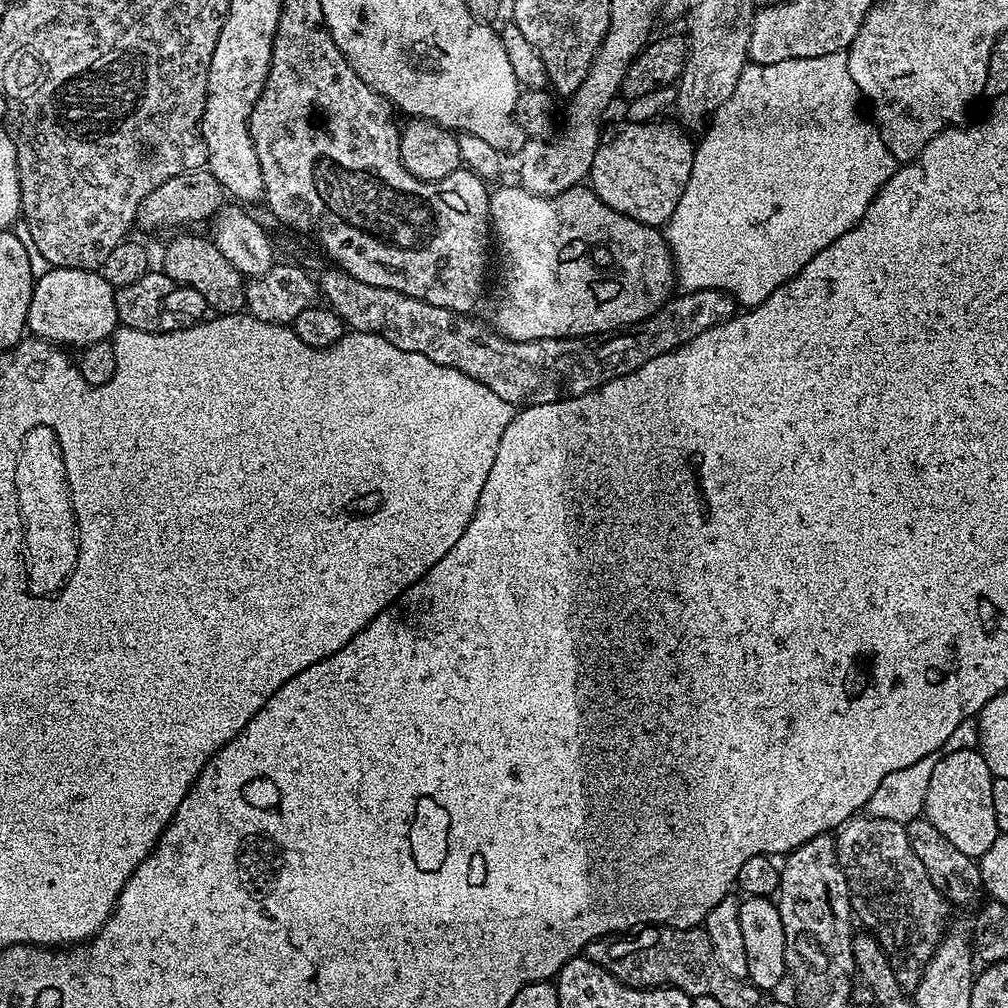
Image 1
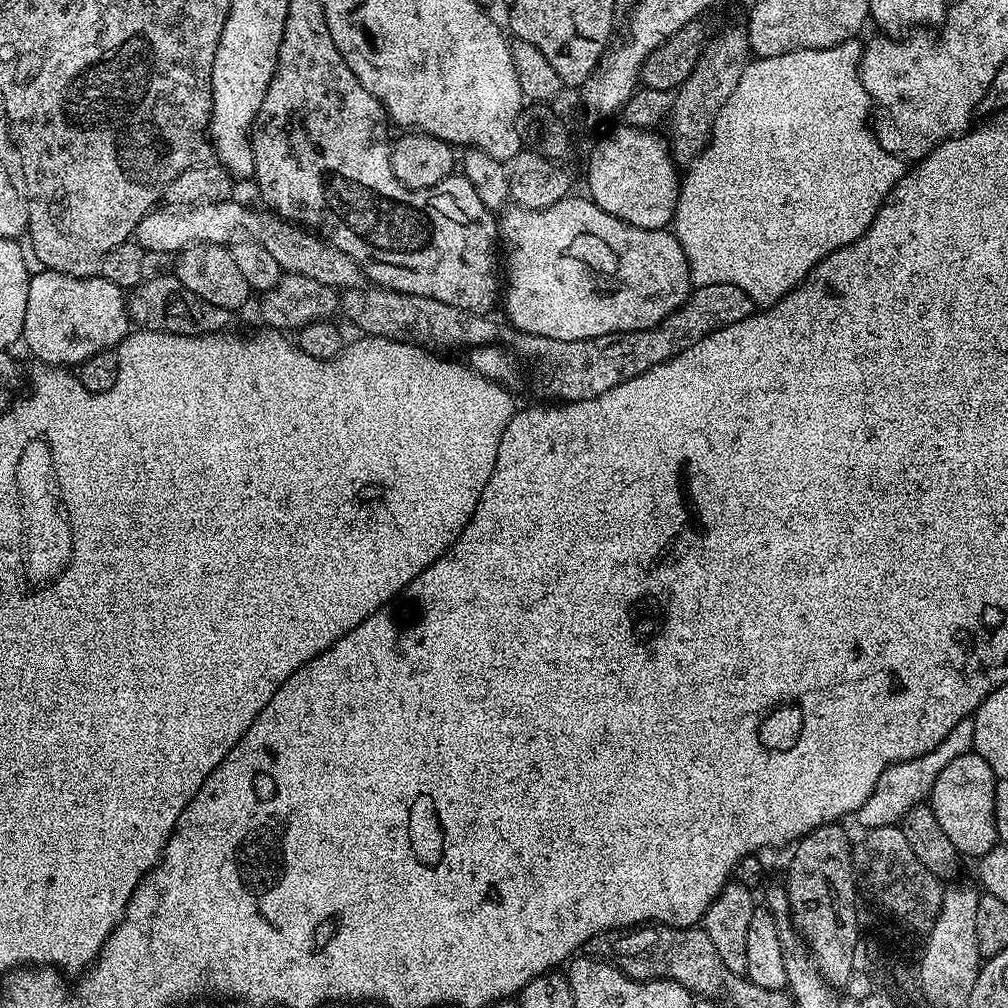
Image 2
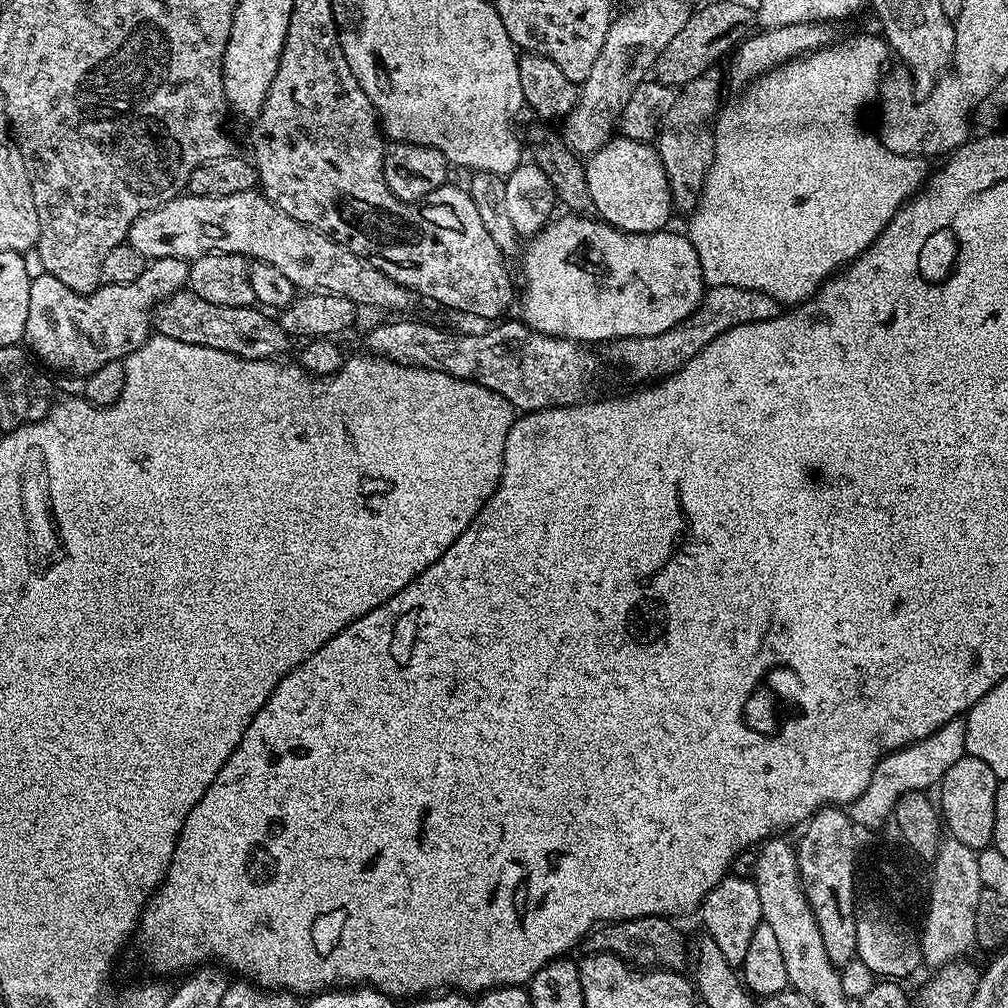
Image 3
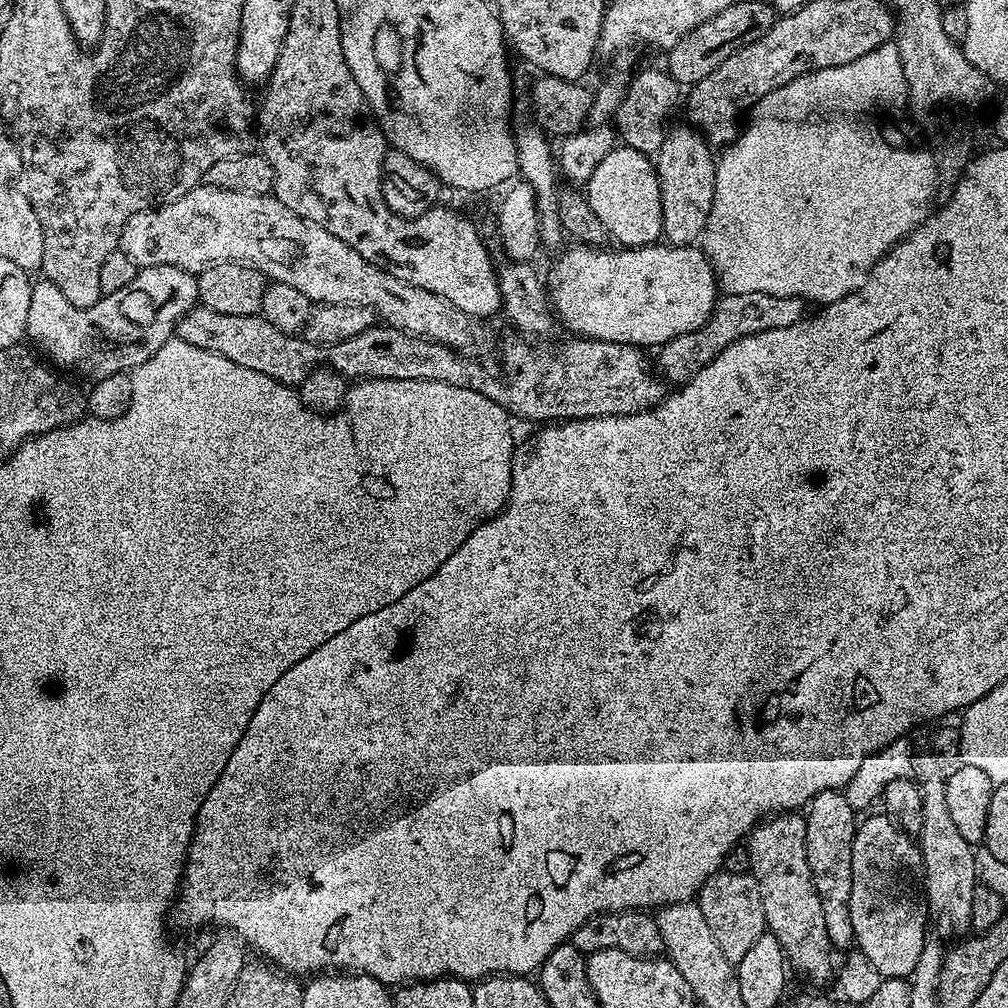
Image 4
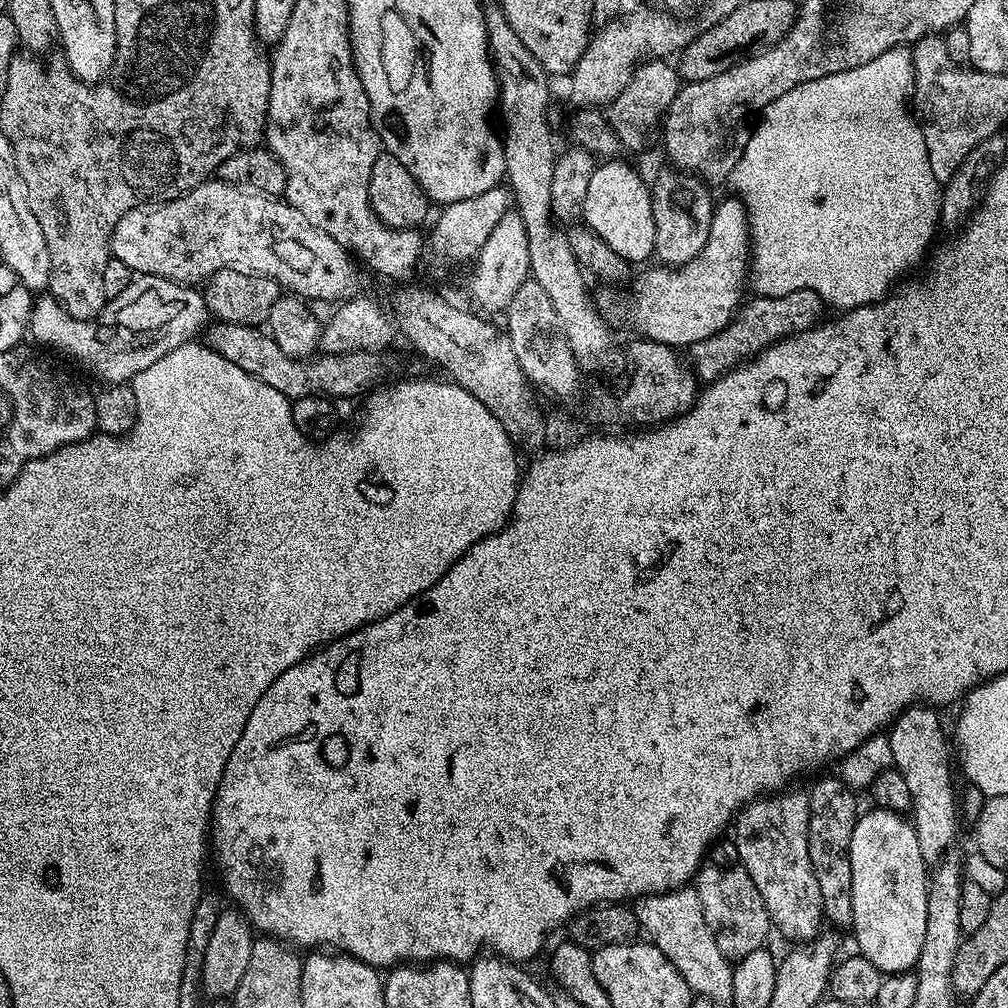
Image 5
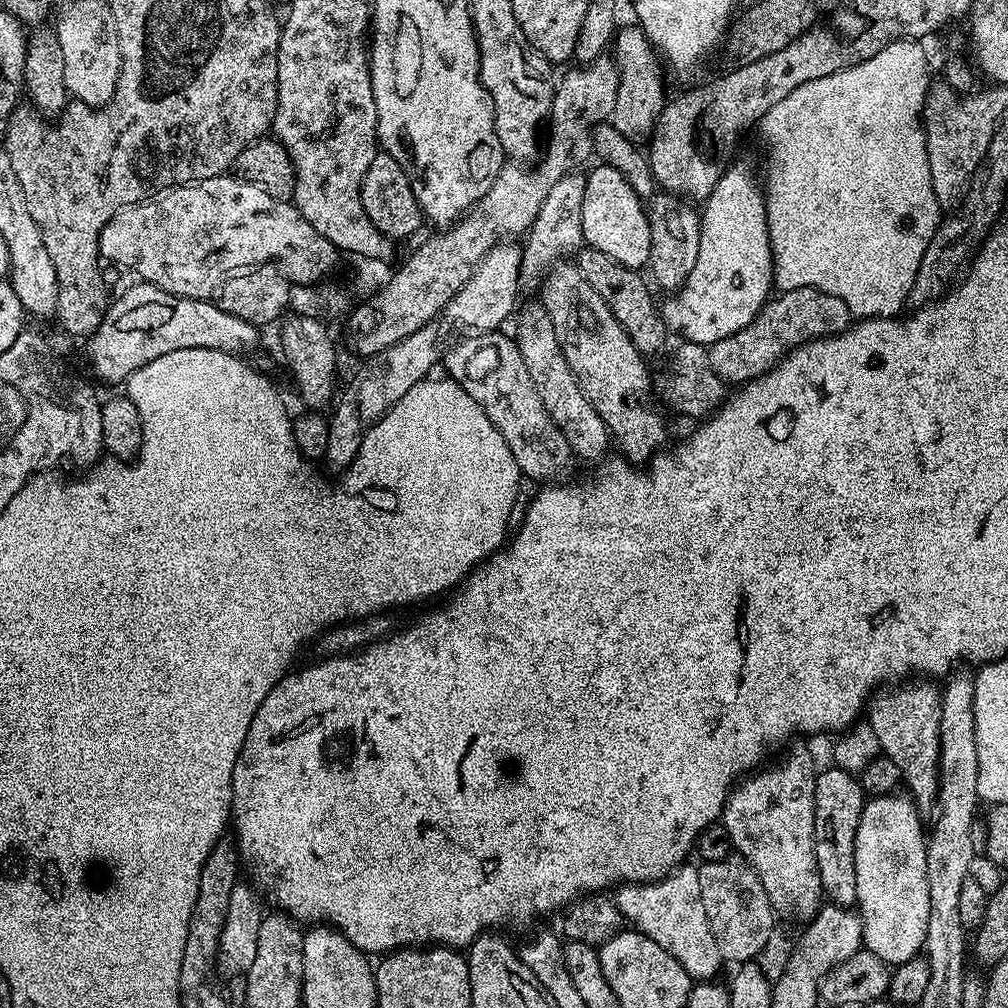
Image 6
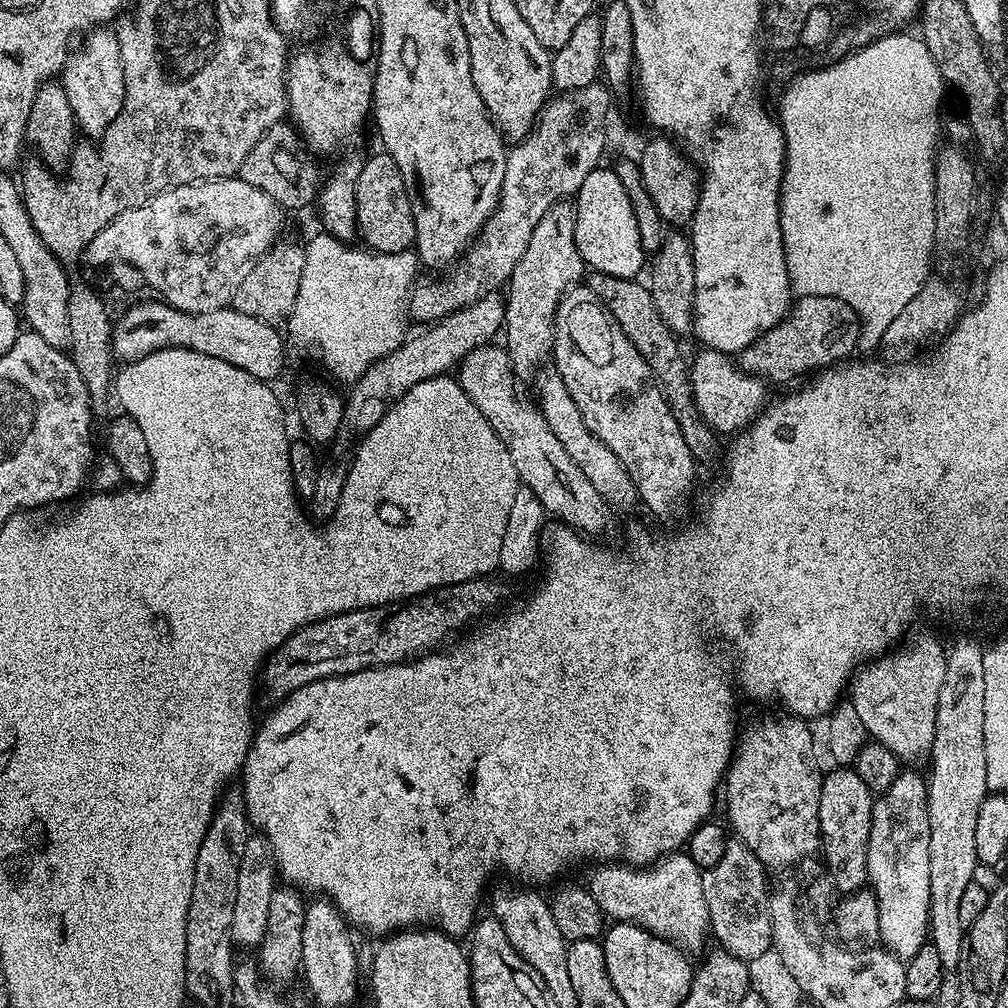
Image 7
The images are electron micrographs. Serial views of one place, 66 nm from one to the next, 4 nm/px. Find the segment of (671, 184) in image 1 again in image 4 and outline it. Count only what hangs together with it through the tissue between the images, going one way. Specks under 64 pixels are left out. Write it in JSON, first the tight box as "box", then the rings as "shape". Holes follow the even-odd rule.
{"box":[586,146,663,248],"shape":[[[617,146],[598,162],[598,170],[589,178],[586,195],[590,210],[598,214],[598,222],[608,231],[617,245],[626,248],[645,248],[663,237],[662,190],[656,165],[649,153]],[[649,160],[649,161],[648,161]],[[616,239],[616,240],[615,240]]]}

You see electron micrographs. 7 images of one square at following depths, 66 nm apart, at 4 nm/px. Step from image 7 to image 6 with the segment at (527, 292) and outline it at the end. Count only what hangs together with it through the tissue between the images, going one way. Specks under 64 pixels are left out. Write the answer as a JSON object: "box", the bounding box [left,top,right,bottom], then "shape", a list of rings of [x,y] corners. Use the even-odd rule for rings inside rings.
{"box":[520,175,586,293],"shape":[[[583,175],[564,176],[554,182],[538,218],[534,218],[531,228],[526,233],[526,241],[520,254],[520,287],[525,293],[541,287],[549,270],[556,264],[567,261],[579,253],[584,244],[582,234],[582,198],[586,198],[586,179]]]}

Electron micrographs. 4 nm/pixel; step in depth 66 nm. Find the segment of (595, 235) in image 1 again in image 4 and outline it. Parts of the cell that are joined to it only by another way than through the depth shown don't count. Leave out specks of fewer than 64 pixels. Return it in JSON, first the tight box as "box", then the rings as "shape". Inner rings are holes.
{"box":[546,242,718,350],"shape":[[[572,242],[559,253],[560,260],[552,264],[552,281],[547,281],[546,291],[555,319],[572,331],[569,333],[589,340],[656,350],[678,334],[696,330],[710,318],[718,299],[718,285],[703,247],[669,246],[664,242],[645,248],[608,247]]]}

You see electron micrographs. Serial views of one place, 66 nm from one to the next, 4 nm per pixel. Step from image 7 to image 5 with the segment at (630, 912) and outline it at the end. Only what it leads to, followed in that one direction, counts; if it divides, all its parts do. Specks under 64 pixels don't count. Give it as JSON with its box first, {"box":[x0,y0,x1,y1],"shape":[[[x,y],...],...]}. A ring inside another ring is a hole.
{"box":[634,886,734,1006],"shape":[[[685,886],[657,896],[639,897],[634,911],[643,935],[674,962],[674,970],[686,978],[686,986],[690,986],[693,994],[712,1000],[717,1006],[731,1005],[734,964],[718,950],[718,942],[714,942],[714,934],[710,926],[706,926],[706,914],[695,887]]]}

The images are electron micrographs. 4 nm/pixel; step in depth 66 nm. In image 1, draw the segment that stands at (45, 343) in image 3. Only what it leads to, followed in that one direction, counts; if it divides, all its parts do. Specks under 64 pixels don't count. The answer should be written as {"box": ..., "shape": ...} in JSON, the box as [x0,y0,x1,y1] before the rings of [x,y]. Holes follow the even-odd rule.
{"box":[27,267,120,350],"shape":[[[51,267],[48,273],[34,280],[30,310],[28,311],[27,331],[35,339],[46,340],[49,344],[63,346],[65,349],[83,350],[89,348],[94,342],[109,339],[119,324],[120,319],[116,309],[116,289],[110,282],[106,282],[106,278],[99,271],[86,268]]]}

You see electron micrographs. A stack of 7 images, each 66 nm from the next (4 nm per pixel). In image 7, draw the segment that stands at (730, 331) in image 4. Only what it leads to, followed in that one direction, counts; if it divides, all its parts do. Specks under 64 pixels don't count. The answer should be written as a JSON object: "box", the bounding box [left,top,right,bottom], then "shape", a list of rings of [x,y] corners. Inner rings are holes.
{"box":[738,296,861,382],"shape":[[[801,296],[783,320],[739,352],[738,363],[743,372],[759,376],[765,382],[792,380],[803,372],[812,374],[847,361],[861,340],[860,317],[846,302],[829,296]]]}

